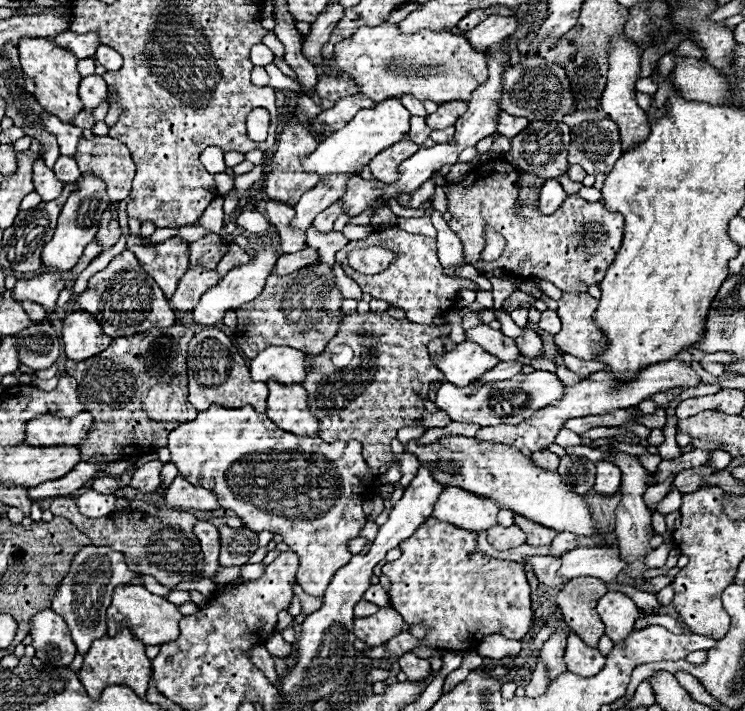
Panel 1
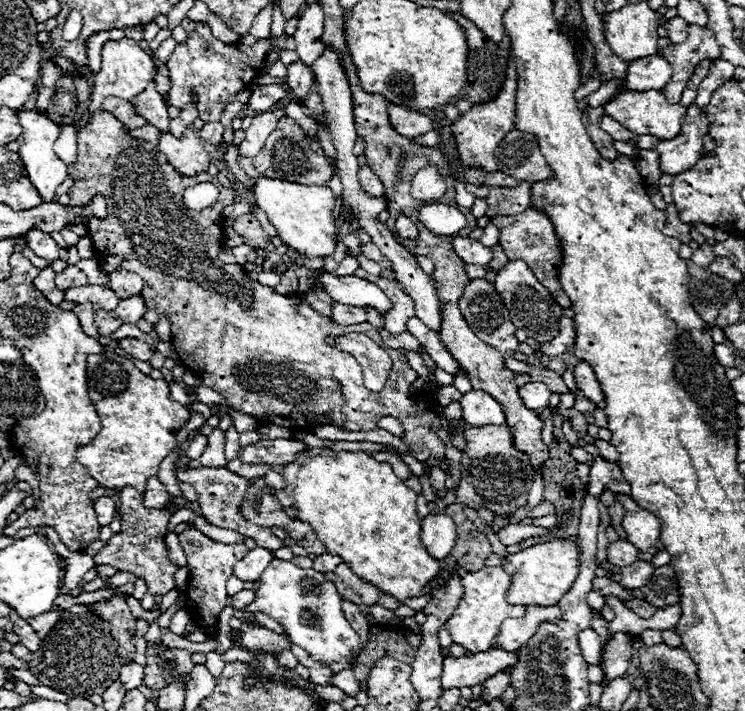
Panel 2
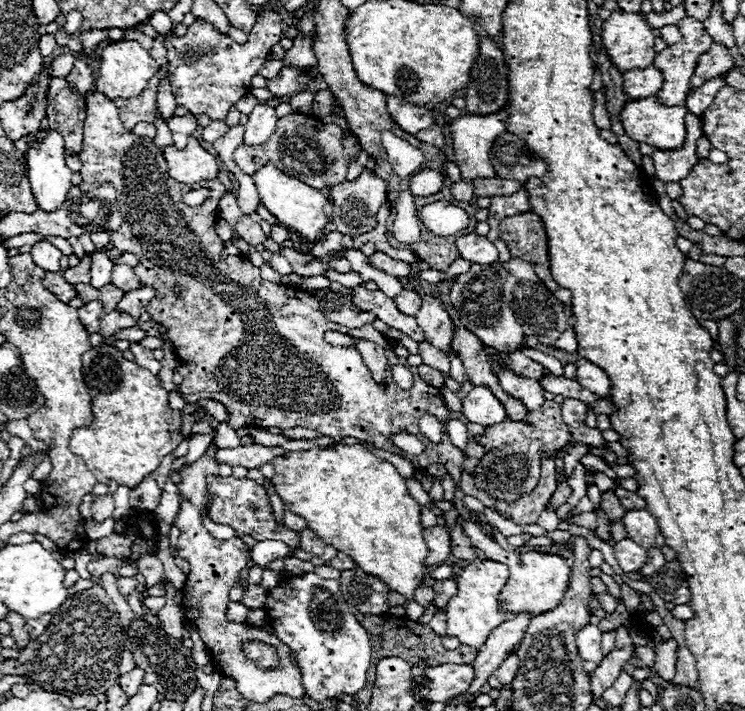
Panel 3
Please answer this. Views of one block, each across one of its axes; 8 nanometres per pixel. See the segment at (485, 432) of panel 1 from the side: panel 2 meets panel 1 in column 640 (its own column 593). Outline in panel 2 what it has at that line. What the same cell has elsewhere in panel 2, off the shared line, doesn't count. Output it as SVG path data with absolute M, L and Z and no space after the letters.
M580 362L576 368L574 368L574 376L576 376L576 384L578 384L578 390L592 402L596 404L604 404L604 392L600 388L600 382L592 370L590 364L586 362Z

